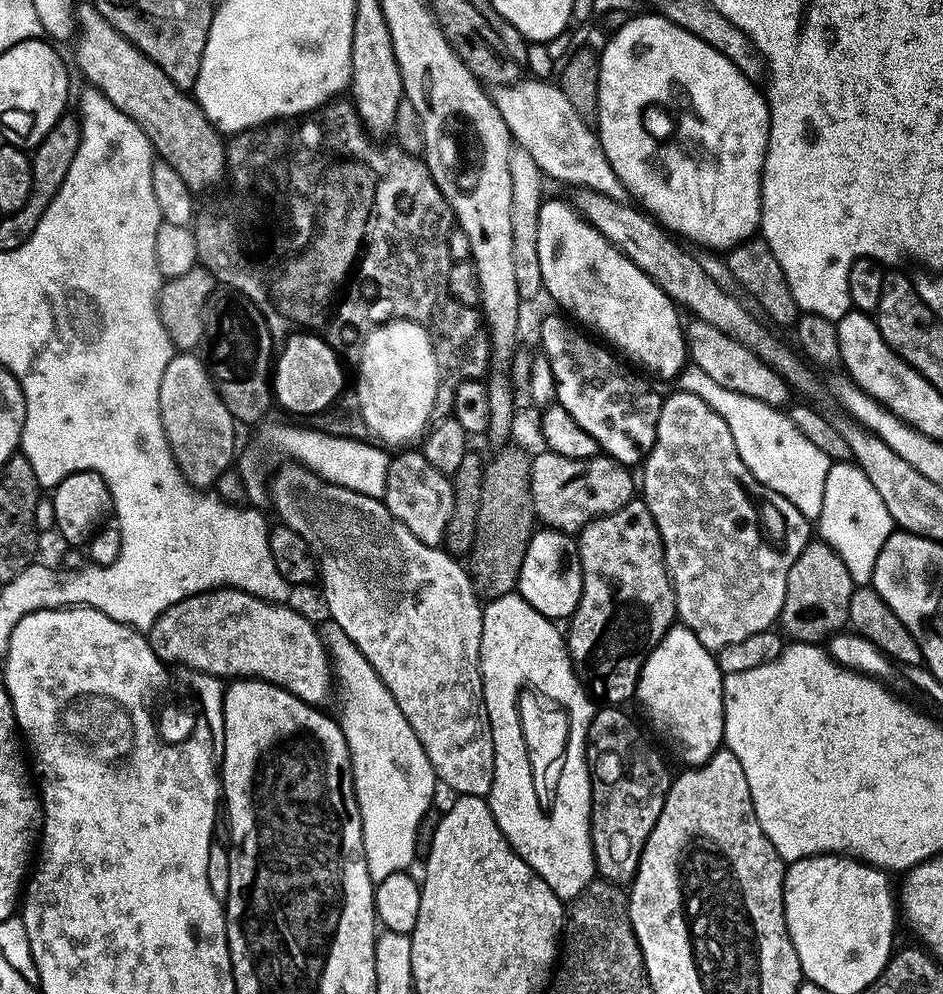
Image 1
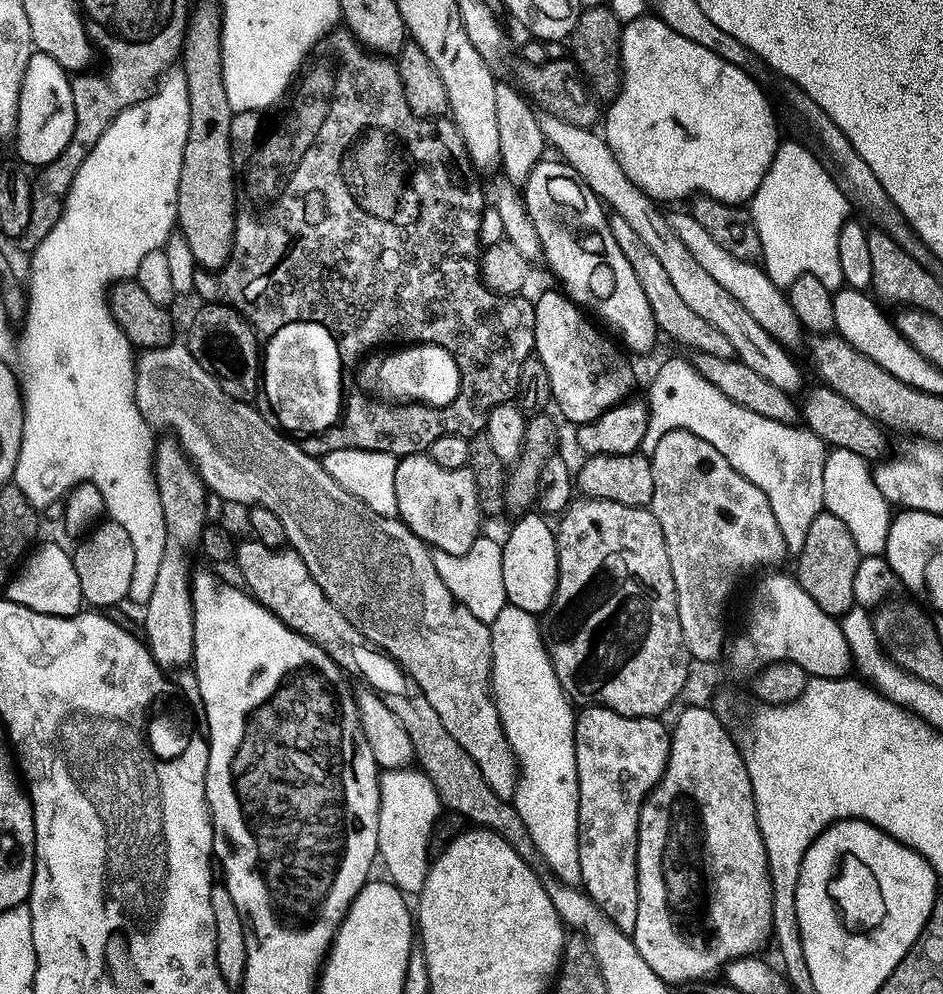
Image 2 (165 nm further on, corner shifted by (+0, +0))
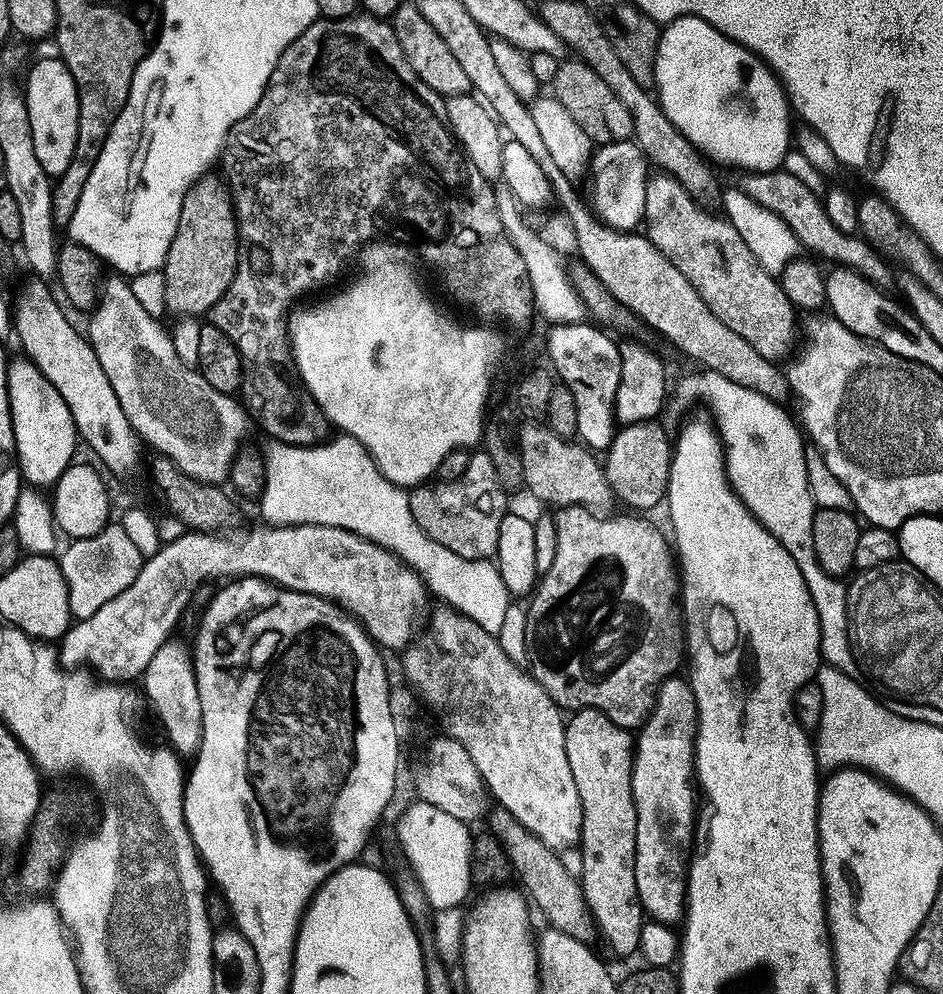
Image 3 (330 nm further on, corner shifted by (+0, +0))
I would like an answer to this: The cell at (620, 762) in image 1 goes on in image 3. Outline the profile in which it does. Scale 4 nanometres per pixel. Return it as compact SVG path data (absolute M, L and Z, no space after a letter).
M581 708L567 717L564 725L564 741L566 762L570 762L570 774L574 774L574 786L578 786L578 798L582 798L582 830L578 845L582 858L582 874L578 879L586 898L588 912L598 929L598 936L600 932L601 938L608 943L608 948L614 955L636 956L646 913L640 901L636 881L636 807L632 793L633 733L615 724L597 708Z

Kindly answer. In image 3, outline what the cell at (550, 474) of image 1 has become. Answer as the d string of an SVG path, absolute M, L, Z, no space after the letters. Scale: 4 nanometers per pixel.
M643 420L637 424L623 425L613 436L610 446L603 453L604 473L610 482L617 501L629 504L629 509L656 508L665 503L668 495L668 479L672 465L672 449L670 436L656 420Z

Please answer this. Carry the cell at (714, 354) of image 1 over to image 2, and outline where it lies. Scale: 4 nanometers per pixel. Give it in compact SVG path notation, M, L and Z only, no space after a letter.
M612 214L608 217L608 225L614 234L614 242L618 242L618 250L626 254L626 262L630 262L638 282L642 282L642 290L646 290L646 300L650 302L650 310L656 319L657 329L663 335L665 332L670 339L677 340L682 347L692 348L693 353L701 352L714 358L733 359L734 353L726 334L710 326L706 318L698 318L698 314L694 314L694 310L690 310L690 306L682 302L681 296L670 283L670 278L666 278L666 269L658 262L658 258L654 258L654 254L650 254L650 250L642 242L642 237L632 229L630 222L626 222L626 218Z

